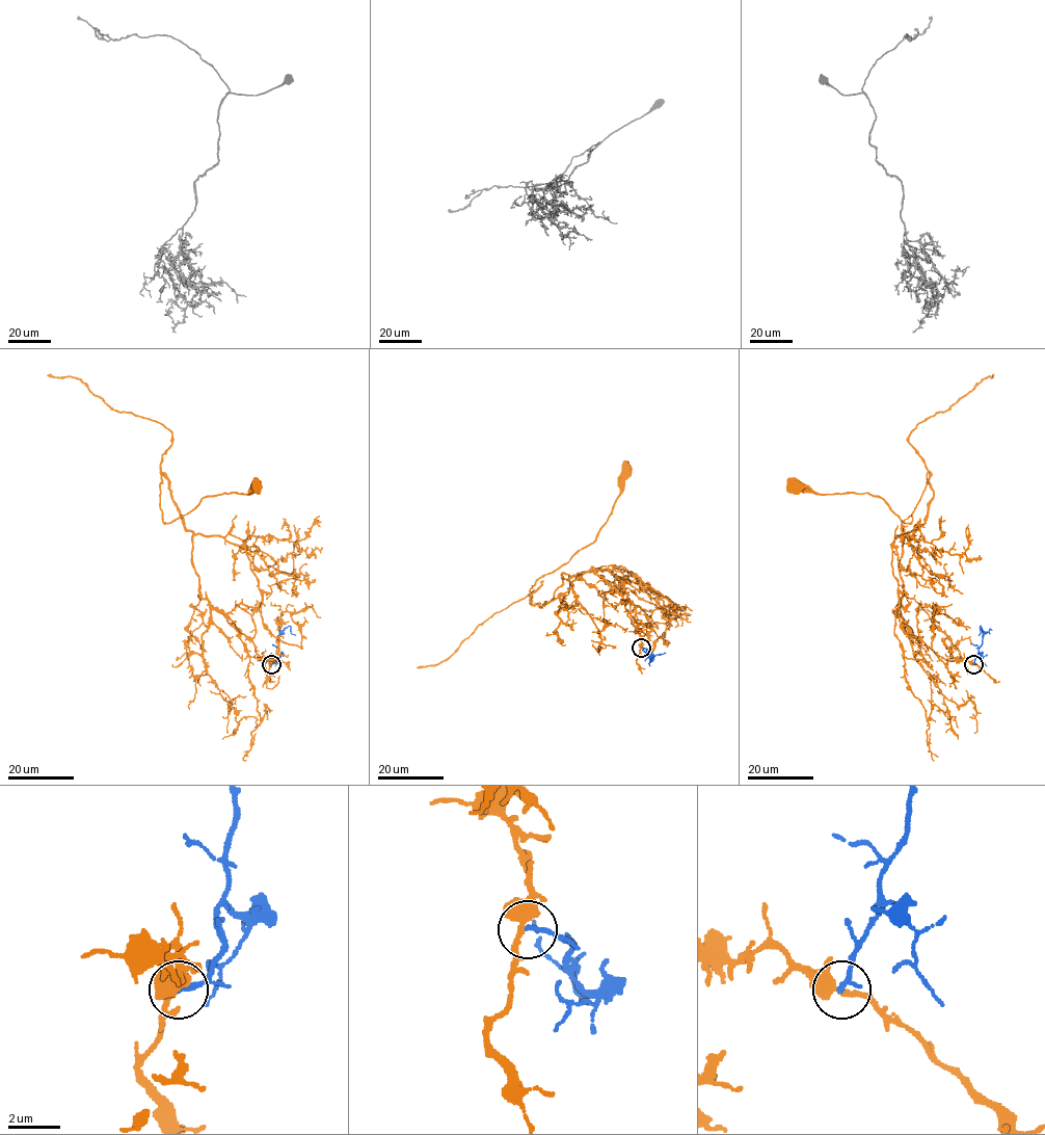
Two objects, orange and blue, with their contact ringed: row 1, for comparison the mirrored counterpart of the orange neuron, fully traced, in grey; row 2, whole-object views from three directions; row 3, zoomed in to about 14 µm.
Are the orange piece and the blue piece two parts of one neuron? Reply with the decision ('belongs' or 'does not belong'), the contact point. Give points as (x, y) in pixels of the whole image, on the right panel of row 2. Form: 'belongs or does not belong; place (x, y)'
does not belong; place (973, 664)

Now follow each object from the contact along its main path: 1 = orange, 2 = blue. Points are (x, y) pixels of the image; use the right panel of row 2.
1: (973, 664), (939, 657), (896, 612), (903, 537), (925, 522), (929, 472), (910, 523), (876, 496), (796, 486)
2: (973, 664), (982, 643), (981, 626), (979, 635)

